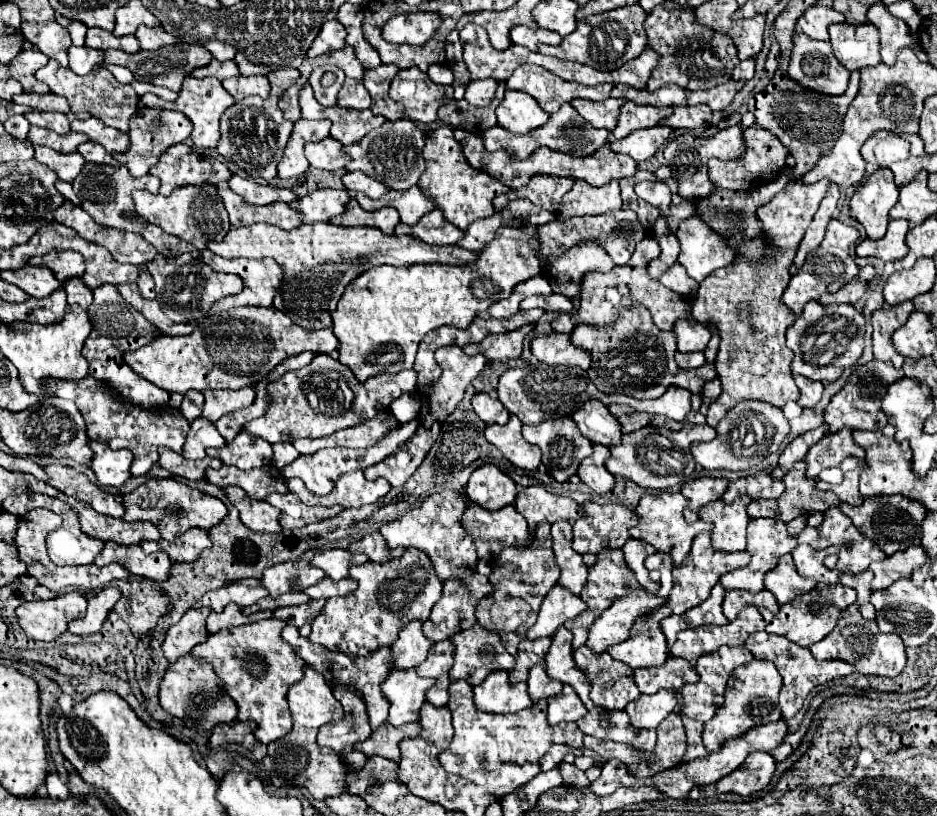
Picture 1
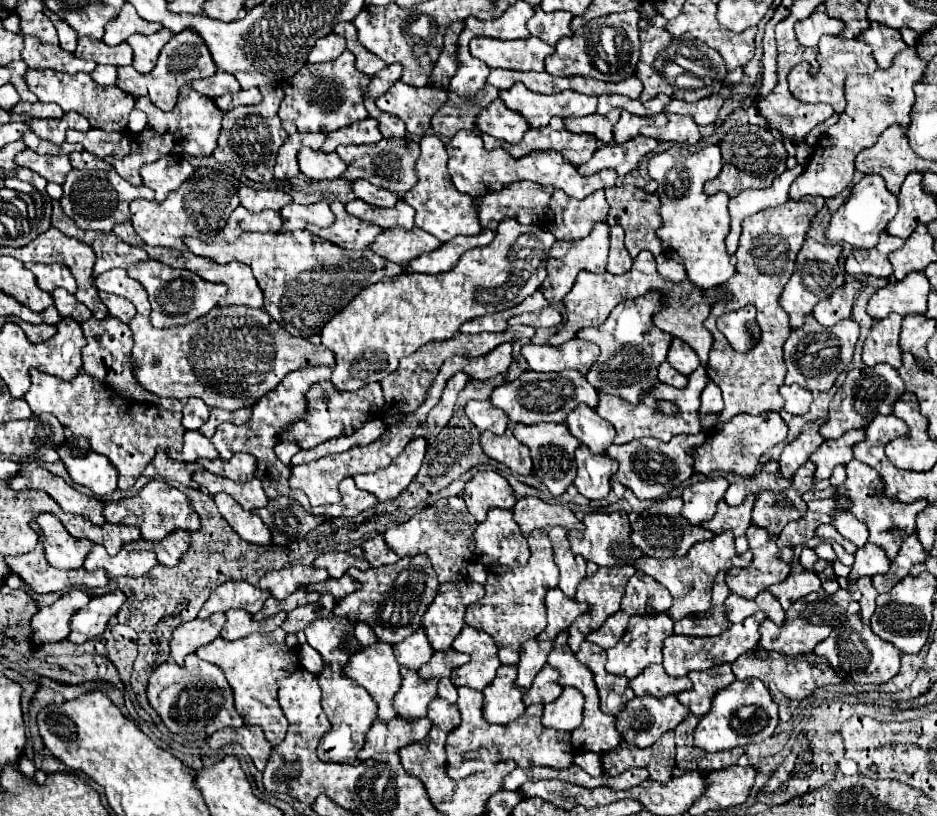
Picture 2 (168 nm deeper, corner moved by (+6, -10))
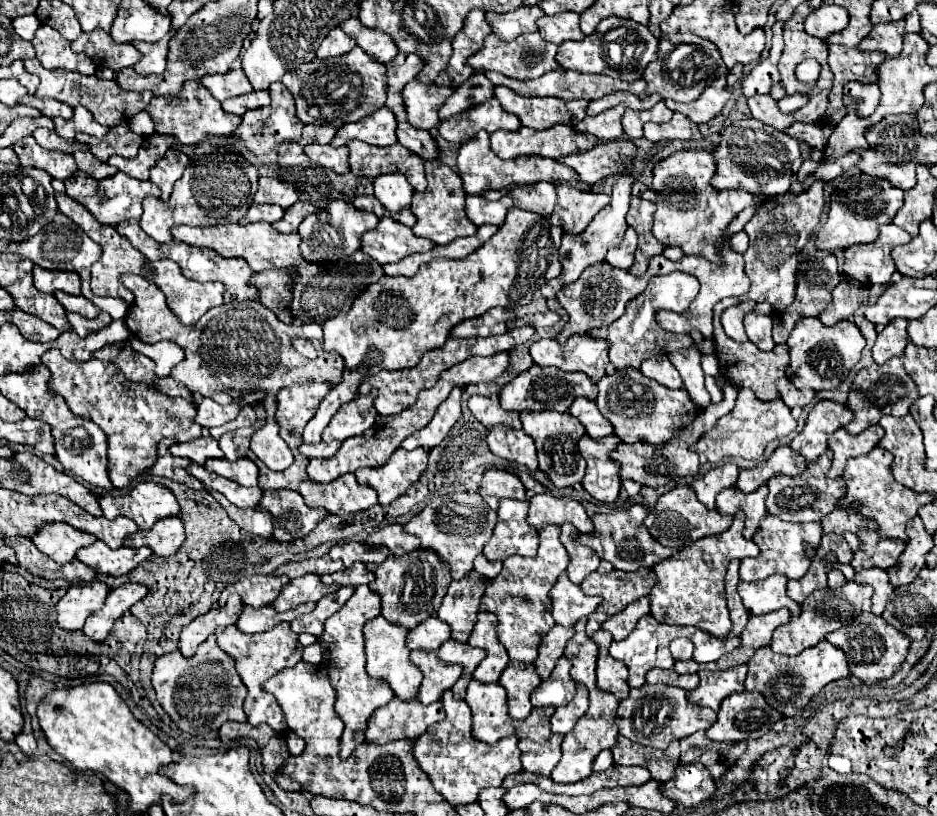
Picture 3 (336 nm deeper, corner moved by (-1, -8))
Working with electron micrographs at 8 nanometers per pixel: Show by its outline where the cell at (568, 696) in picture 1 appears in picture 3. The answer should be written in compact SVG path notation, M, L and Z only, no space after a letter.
M577 685L577 695L573 697L573 701L567 703L565 707L555 709L555 713L551 717L551 729L553 729L553 733L565 735L565 733L569 733L573 729L573 725L583 717L585 709L587 709L587 703L589 703L587 695L589 693L587 693L585 685Z

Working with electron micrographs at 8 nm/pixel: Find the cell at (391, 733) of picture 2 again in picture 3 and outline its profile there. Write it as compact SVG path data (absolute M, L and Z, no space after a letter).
M393 697L389 705L383 705L381 709L373 711L365 737L367 741L379 745L405 737L415 739L443 717L445 711L441 701L435 701L433 705L421 705L417 697L413 697L413 701L397 701Z

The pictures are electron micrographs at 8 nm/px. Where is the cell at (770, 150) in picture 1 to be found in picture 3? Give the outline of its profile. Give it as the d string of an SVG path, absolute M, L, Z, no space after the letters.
M741 119L733 121L725 127L719 147L713 151L715 157L715 175L711 185L717 191L723 189L745 189L755 195L775 197L779 193L789 191L793 181L791 165L801 155L799 143L785 133L777 133L777 129L757 121L757 119Z

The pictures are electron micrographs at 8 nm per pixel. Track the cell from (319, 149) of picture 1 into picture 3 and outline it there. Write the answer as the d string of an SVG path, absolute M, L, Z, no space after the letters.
M311 143L311 145L305 145L305 153L313 163L321 167L333 169L335 173L349 173L349 149L347 147Z

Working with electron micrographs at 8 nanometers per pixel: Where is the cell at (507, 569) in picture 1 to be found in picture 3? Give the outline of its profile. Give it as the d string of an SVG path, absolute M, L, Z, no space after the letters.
M547 525L539 531L539 551L535 557L507 557L503 571L491 581L481 597L481 611L491 611L499 617L499 639L509 651L509 657L521 663L533 663L539 653L543 635L555 627L551 617L549 591L557 577L567 569L569 555L559 541L559 527Z

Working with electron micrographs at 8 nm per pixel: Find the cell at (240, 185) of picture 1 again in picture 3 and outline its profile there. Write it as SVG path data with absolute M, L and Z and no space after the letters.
M261 177L259 179L255 203L275 203L275 205L287 209L295 201L297 201L297 191L291 183L275 179L275 177Z

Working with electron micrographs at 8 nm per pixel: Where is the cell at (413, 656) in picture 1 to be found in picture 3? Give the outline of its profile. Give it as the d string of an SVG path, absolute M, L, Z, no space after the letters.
M429 617L425 621L421 621L421 625L417 625L415 629L409 631L407 635L407 647L411 651L437 651L447 639L451 637L449 633L449 625L445 621L441 621L439 617Z

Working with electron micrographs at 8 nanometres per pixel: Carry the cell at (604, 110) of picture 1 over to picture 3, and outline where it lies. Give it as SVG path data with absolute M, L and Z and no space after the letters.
M613 107L595 117L585 117L575 125L575 129L581 133L591 133L601 141L615 141L623 137L623 125L621 125L623 111L625 107Z

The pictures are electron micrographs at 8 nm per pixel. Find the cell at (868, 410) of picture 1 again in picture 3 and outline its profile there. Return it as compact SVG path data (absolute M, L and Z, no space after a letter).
M893 357L893 361L887 361L885 365L871 365L861 369L855 379L853 379L853 387L865 387L863 389L851 389L849 393L849 409L855 413L855 419L845 425L845 431L851 435L857 435L861 431L865 431L869 425L879 423L879 419L883 415L893 415L893 417L903 417L909 413L909 407L913 405L913 401L919 397L917 385L913 383L913 379L905 373L901 359Z

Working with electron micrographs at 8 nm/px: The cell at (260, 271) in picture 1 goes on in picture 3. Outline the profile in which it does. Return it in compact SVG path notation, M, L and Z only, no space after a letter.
M123 221L117 227L117 233L121 233L121 237L127 237L135 249L139 249L145 257L149 257L151 261L157 259L173 259L185 277L195 279L195 281L219 281L225 285L225 301L247 301L247 299L257 299L255 297L255 287L249 285L249 279L253 275L253 271L249 269L249 265L241 259L225 259L219 253L215 253L213 249L207 247L195 247L195 245L155 245L153 239L149 239L137 221Z

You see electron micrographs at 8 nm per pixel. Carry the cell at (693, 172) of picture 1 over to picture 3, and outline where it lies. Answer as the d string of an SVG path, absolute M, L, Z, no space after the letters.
M675 151L667 159L659 161L653 169L653 189L657 191L657 199L655 199L657 211L653 217L653 235L665 245L681 247L687 255L699 253L699 255L707 257L709 261L719 261L715 251L725 237L723 229L729 225L729 221L739 211L743 211L745 207L755 203L755 195L742 189L715 191L709 183L713 175L715 175L715 161L709 151Z

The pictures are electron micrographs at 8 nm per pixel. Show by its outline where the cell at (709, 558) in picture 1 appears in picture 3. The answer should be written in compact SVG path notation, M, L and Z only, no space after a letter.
M737 511L733 525L725 533L717 533L713 537L703 537L701 541L693 541L693 545L685 547L677 555L661 561L653 567L657 573L657 585L653 587L651 597L651 615L669 625L681 627L699 627L713 637L727 637L731 631L729 609L725 605L725 573L733 559L741 557L757 557L759 547L753 541L743 537L743 521L745 513Z

